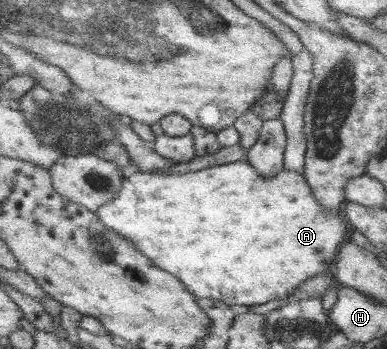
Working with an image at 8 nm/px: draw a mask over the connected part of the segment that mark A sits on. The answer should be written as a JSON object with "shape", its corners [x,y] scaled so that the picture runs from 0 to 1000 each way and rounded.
{"shape":[[[625,458],[481,496],[424,499],[398,490],[370,493],[357,484],[346,490],[328,487],[315,510],[315,542],[307,544],[289,576],[274,579],[248,610],[274,656],[289,656],[305,673],[320,673],[331,691],[341,691],[346,711],[367,722],[403,765],[455,788],[481,817],[481,828],[491,831],[491,840],[499,840],[506,854],[568,860],[594,880],[599,874],[677,874],[677,868],[693,868],[693,862],[742,857],[742,851],[755,851],[760,834],[791,799],[829,785],[858,785],[858,759],[868,745],[871,725],[889,693],[894,668],[907,659],[881,607],[850,607],[822,587],[783,499],[734,481],[711,504],[680,504],[638,461]]]}

